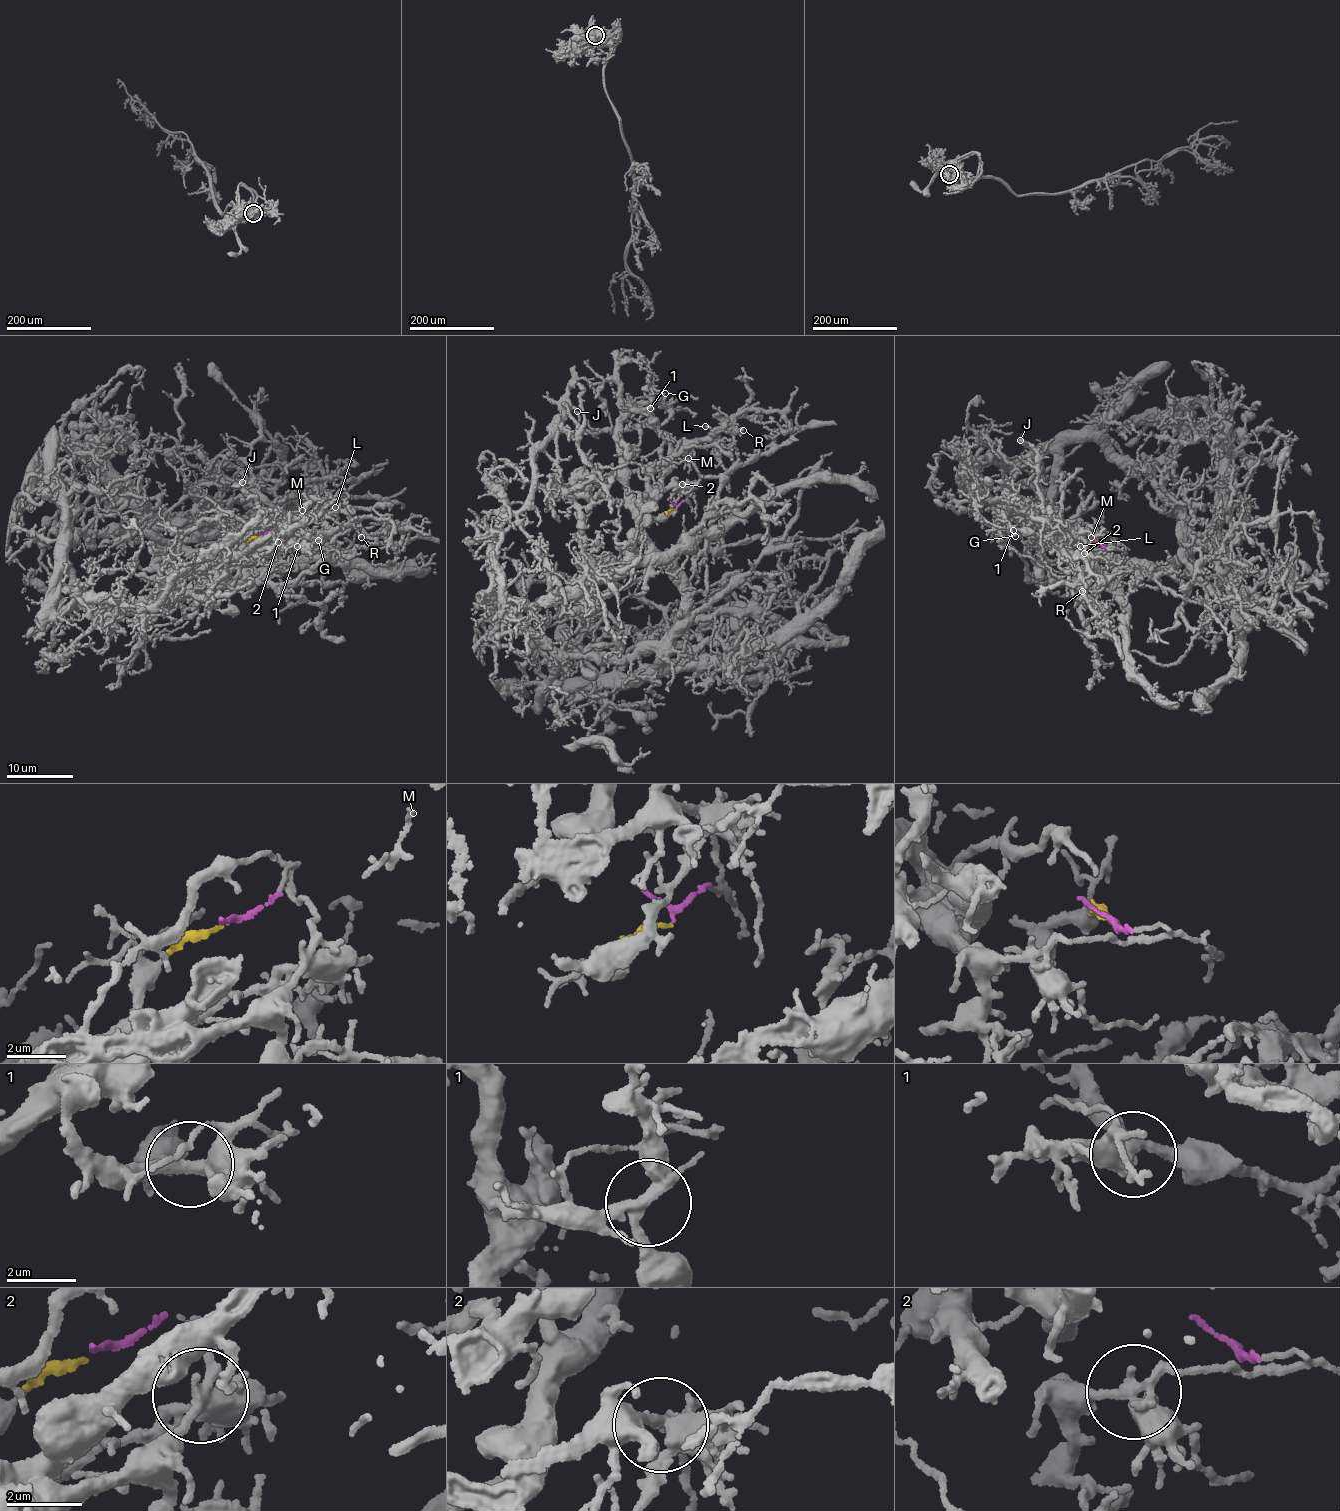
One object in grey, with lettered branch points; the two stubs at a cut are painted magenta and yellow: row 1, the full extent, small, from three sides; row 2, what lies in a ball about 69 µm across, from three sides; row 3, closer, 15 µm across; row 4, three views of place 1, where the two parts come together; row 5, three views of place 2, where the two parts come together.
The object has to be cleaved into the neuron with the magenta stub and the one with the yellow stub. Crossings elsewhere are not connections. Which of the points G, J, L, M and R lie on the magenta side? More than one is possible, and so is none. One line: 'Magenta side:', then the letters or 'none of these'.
Magenta side: R

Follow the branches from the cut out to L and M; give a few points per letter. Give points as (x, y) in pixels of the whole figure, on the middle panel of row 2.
L: (676, 509), (662, 517), (649, 513), (676, 459), (704, 441), (711, 430), (704, 426)
M: (676, 509), (662, 517), (649, 513), (676, 460), (682, 455), (687, 464), (689, 458)

